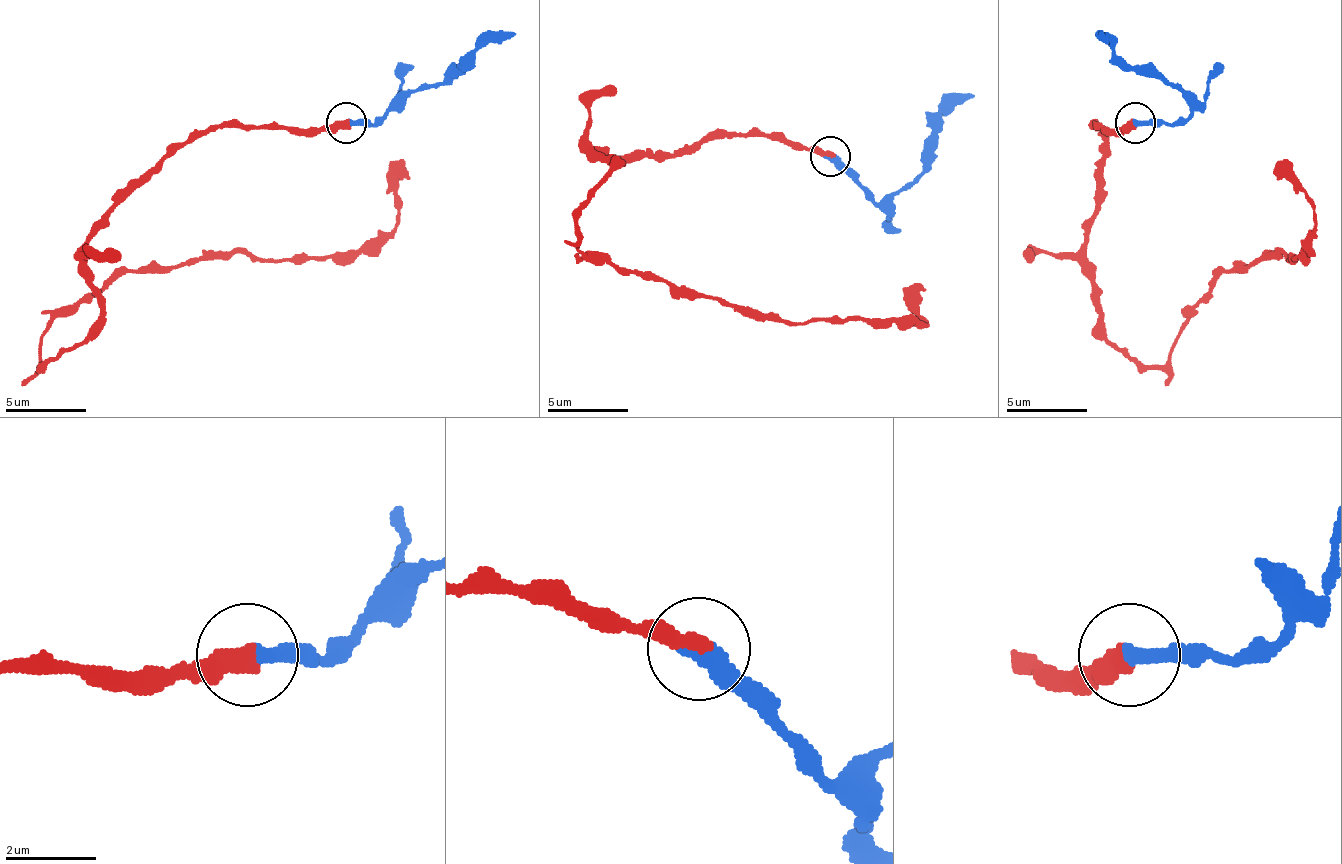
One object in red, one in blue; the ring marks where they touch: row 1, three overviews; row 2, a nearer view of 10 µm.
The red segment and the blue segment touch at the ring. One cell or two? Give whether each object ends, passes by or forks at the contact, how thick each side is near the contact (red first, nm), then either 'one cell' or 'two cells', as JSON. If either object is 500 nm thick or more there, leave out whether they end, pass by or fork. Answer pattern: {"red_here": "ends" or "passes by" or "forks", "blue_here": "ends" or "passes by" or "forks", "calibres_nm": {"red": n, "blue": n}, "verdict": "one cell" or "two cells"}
{"red_here": "ends", "blue_here": "ends", "calibres_nm": {"red": 440, "blue": 400}, "verdict": "one cell"}

